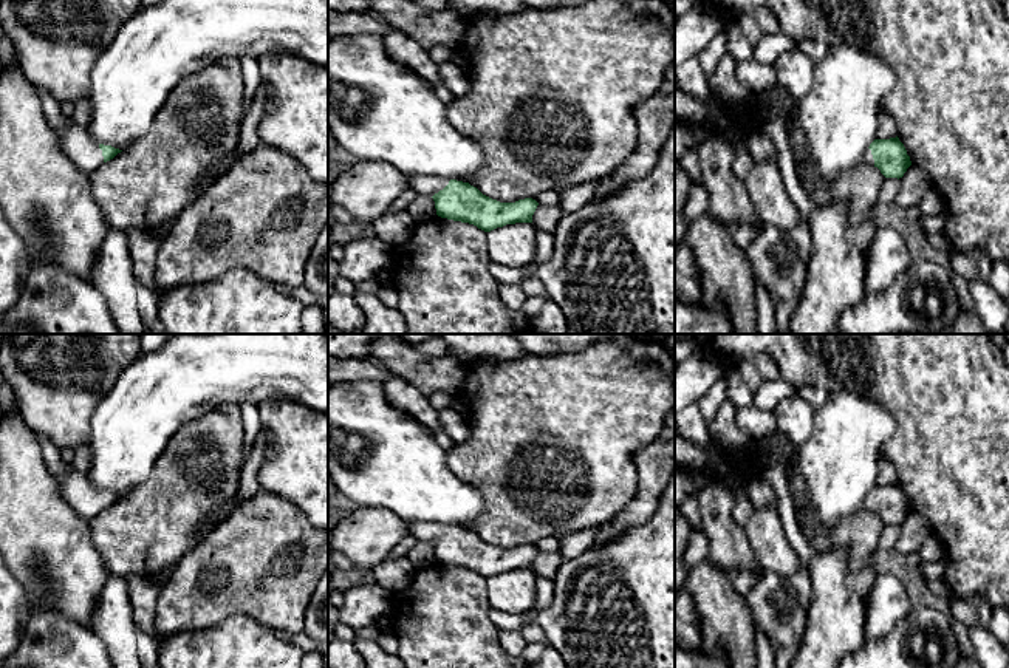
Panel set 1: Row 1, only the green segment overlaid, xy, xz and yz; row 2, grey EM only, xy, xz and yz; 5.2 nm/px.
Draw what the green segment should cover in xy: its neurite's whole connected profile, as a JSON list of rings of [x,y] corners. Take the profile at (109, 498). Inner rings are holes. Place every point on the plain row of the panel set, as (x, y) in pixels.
[[[67,464],[67,472],[51,475],[56,481],[60,496],[76,510],[85,521],[91,521],[99,512],[113,506],[122,496],[111,492],[96,490],[88,478]]]

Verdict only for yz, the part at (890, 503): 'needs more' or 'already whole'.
needs more

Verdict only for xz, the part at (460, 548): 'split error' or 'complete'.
split error

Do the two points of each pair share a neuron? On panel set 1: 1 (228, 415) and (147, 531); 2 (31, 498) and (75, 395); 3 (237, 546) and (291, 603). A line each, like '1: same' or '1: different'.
1: same
2: different
3: same

